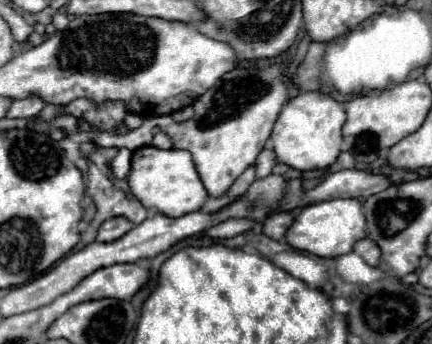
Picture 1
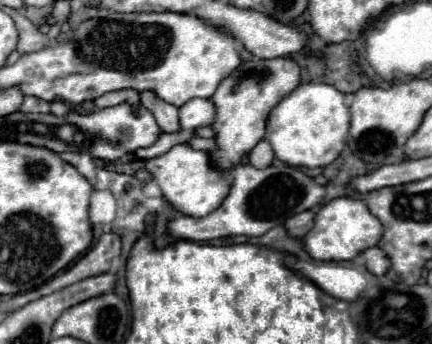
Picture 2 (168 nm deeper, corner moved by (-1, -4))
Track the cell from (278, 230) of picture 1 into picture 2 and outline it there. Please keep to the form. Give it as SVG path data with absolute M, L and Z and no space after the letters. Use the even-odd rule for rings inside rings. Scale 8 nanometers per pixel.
M306 210L306 212L300 212L298 216L292 216L290 220L286 220L284 228L292 238L302 238L312 228L312 222L314 222L314 212Z

